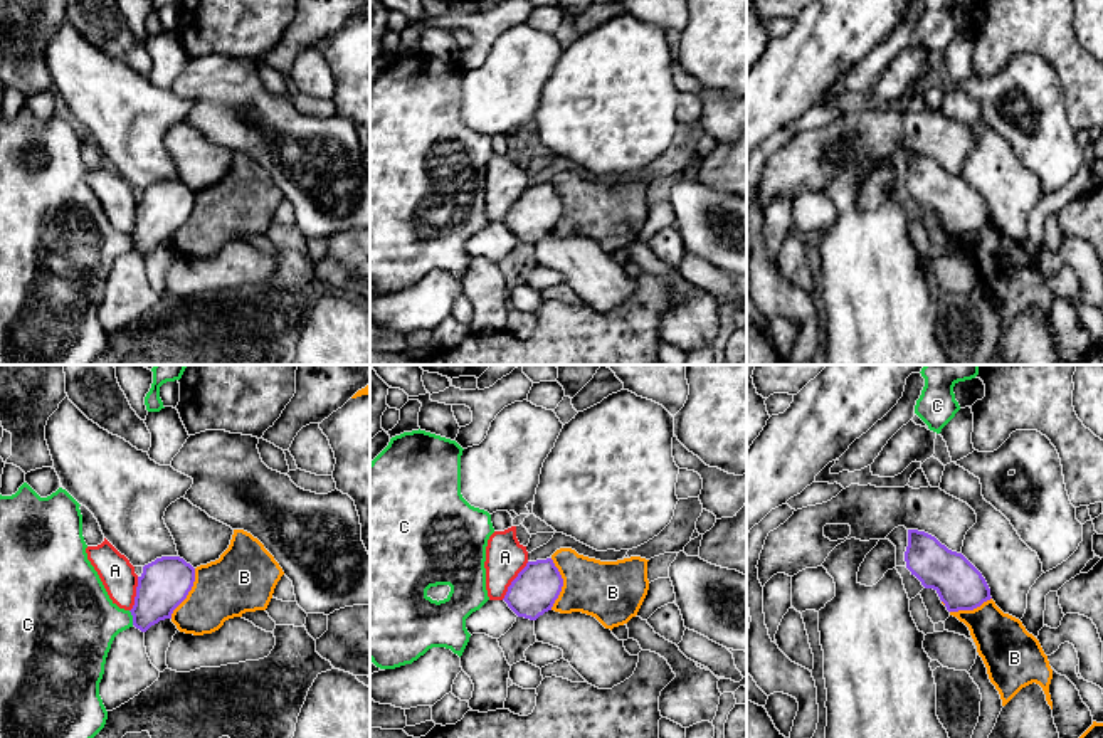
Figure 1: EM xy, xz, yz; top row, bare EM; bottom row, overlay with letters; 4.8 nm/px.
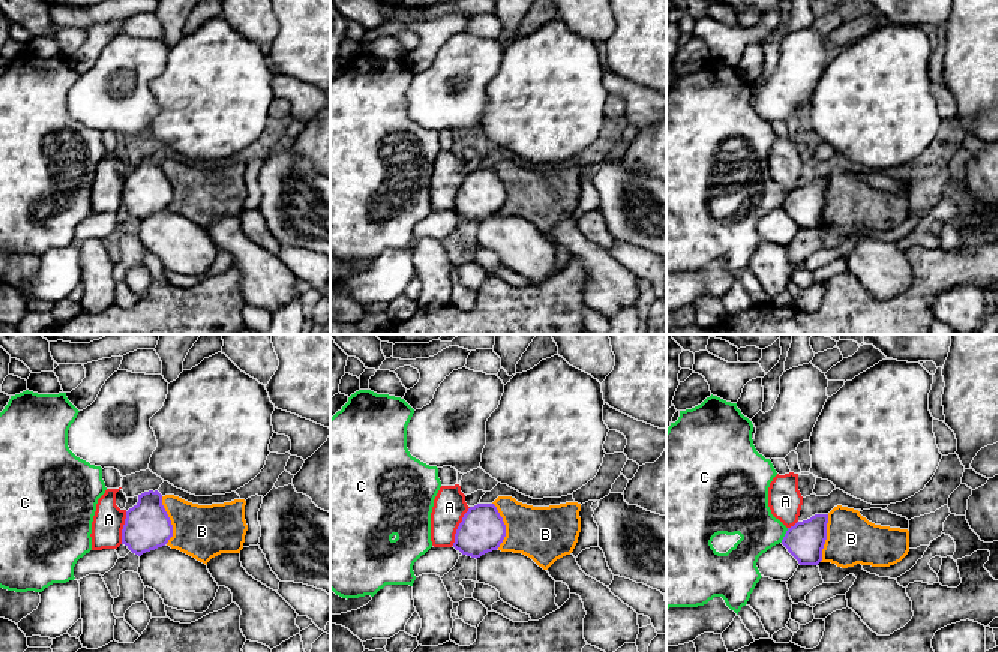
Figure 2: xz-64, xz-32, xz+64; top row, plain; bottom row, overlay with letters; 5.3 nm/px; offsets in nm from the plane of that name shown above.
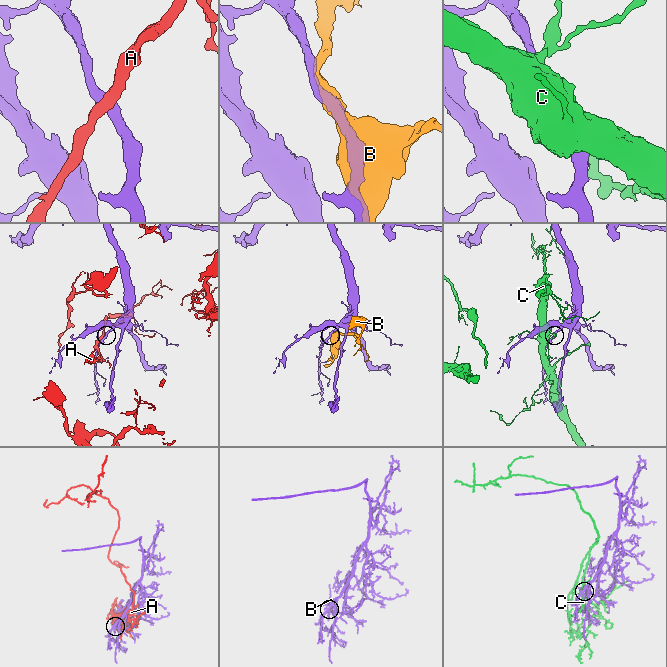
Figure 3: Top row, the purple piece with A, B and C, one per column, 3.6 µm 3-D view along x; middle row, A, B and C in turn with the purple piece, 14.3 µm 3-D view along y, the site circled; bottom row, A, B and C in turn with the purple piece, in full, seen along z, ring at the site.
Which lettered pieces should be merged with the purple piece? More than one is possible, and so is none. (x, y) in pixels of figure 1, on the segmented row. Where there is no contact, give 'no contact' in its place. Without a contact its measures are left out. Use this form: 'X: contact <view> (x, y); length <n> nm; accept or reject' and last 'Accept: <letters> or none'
A: contact xz (513, 580); length 220 nm; reject
B: contact xz (562, 584); length 240 nm; reject
C: contact xy (133, 617); length 80 nm; reject
Accept: none

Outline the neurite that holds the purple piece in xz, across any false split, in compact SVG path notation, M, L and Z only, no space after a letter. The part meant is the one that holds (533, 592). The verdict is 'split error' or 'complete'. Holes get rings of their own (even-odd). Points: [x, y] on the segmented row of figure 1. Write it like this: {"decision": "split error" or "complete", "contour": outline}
{"decision": "complete", "contour": "M552 558L528 561L508 587L504 602L518 615L536 620L552 610L563 587L563 578Z"}

